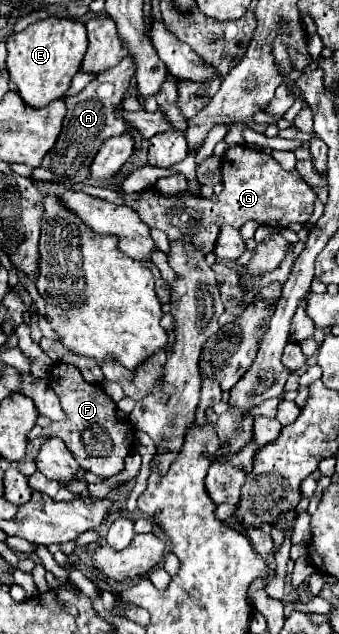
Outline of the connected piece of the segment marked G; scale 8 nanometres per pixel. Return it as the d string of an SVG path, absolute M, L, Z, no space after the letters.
M234 146L224 152L222 184L224 190L220 196L212 198L196 198L188 192L166 198L158 190L144 190L124 196L124 200L140 212L150 228L166 232L170 240L192 242L204 254L210 254L222 224L232 224L234 228L244 226L248 220L272 228L286 228L292 222L304 224L312 216L314 202L318 198L318 194L302 180L298 172L286 172L272 156L250 146Z

